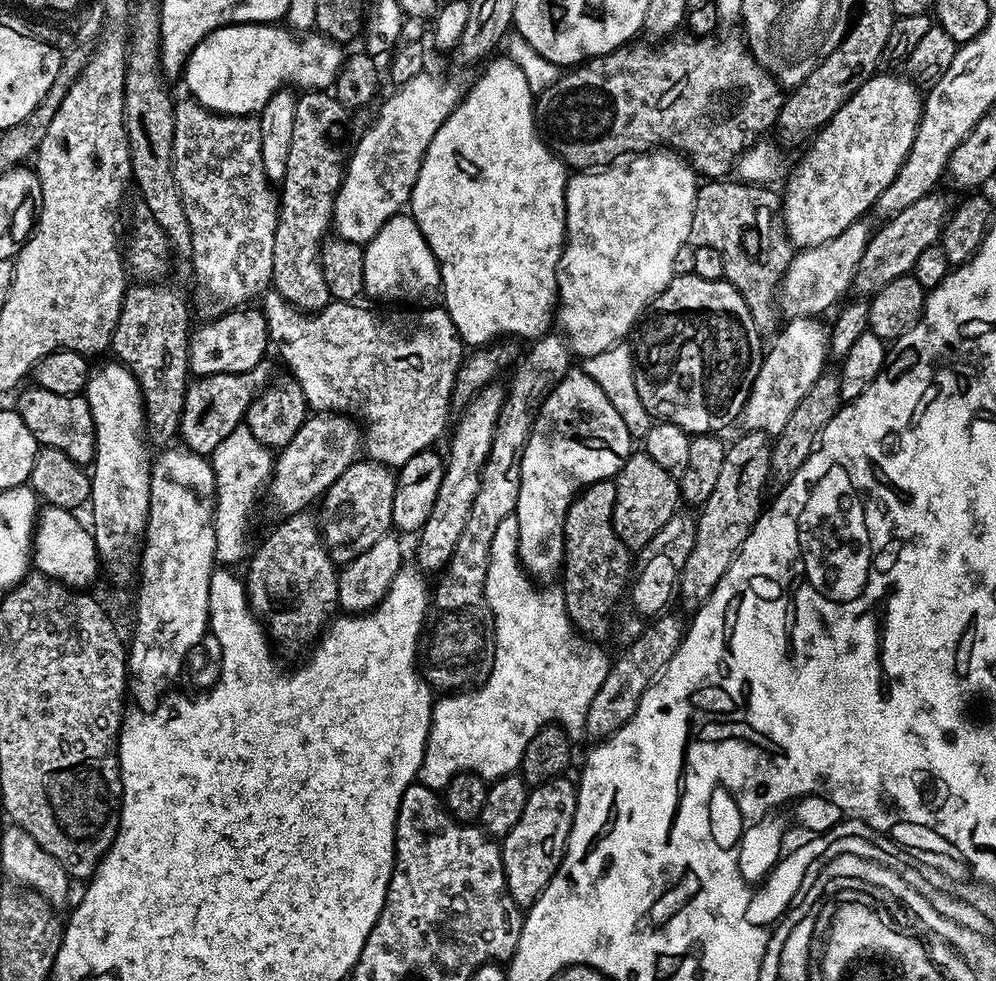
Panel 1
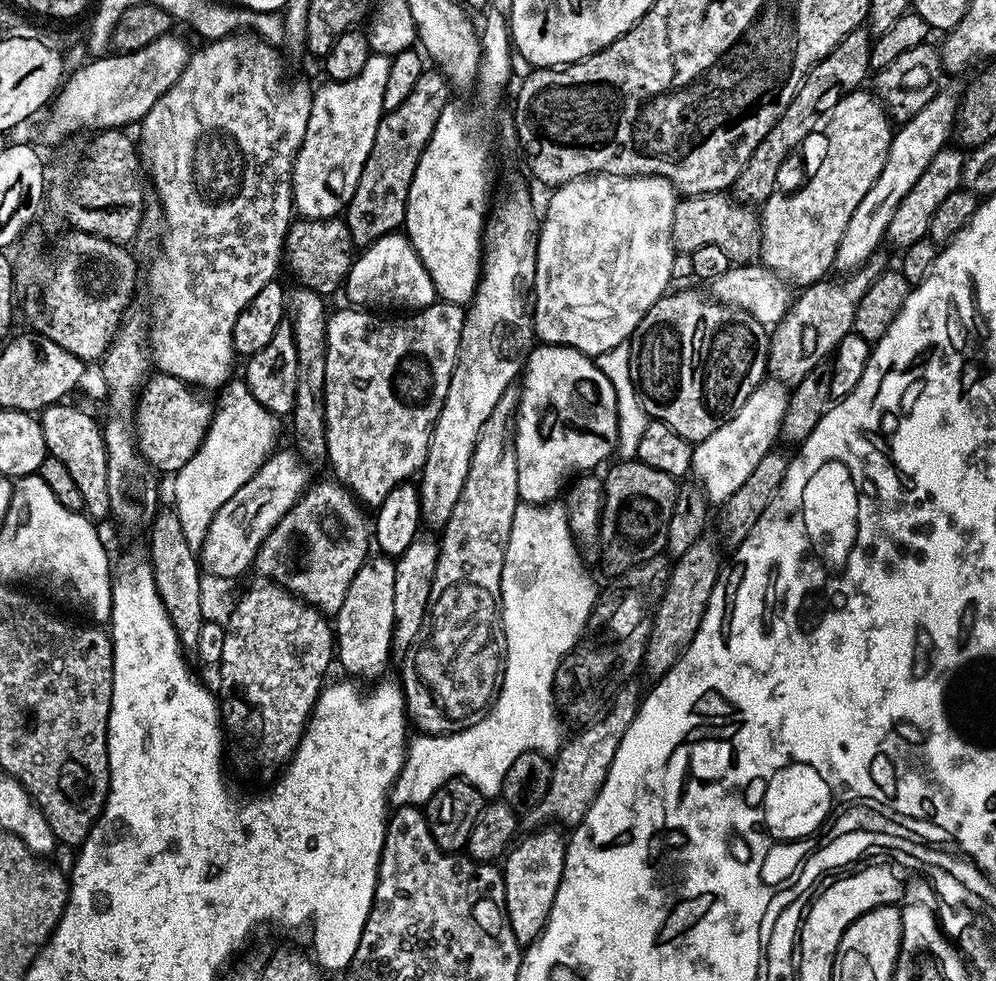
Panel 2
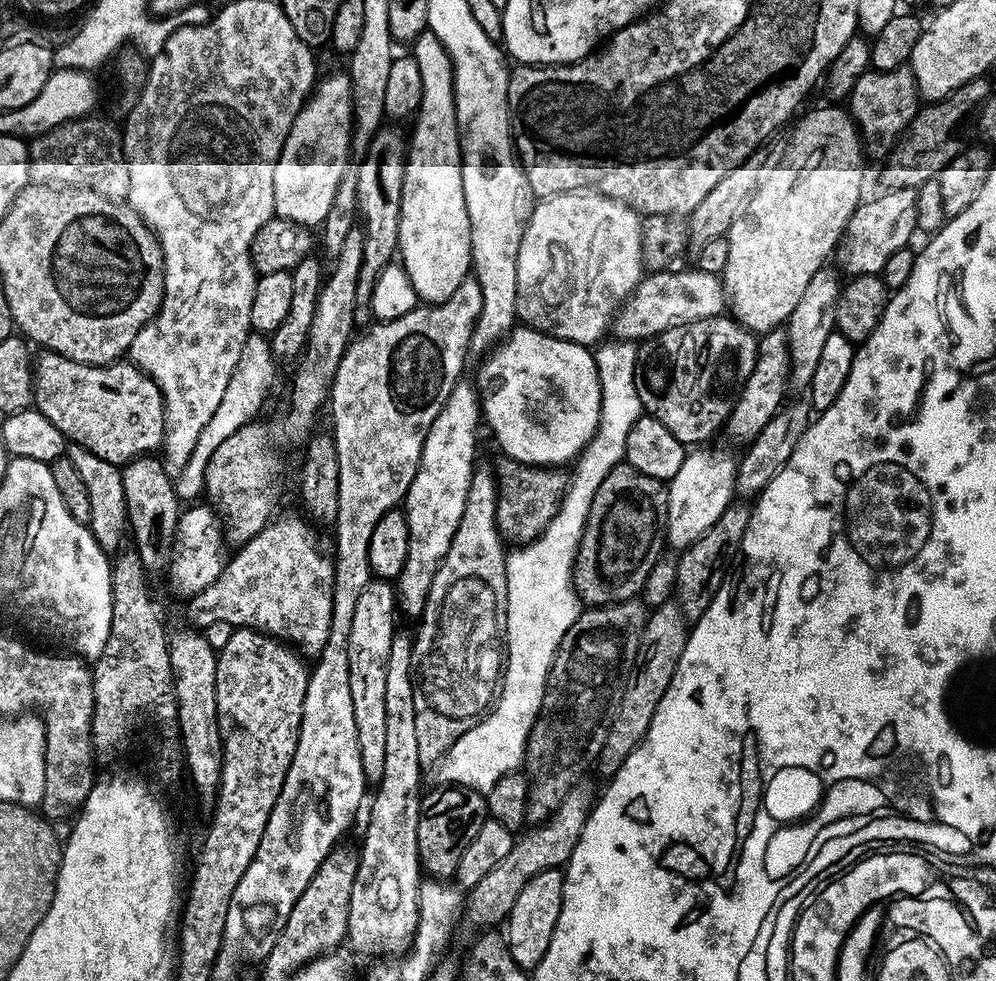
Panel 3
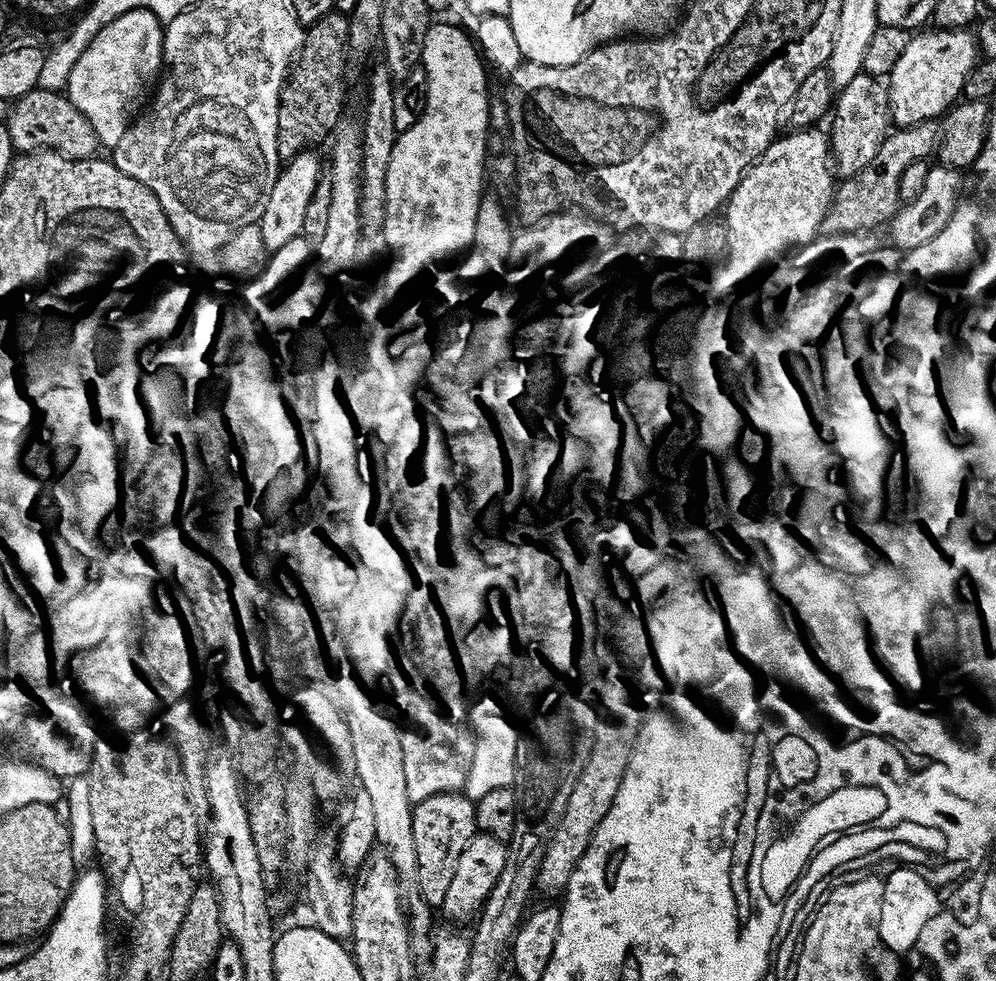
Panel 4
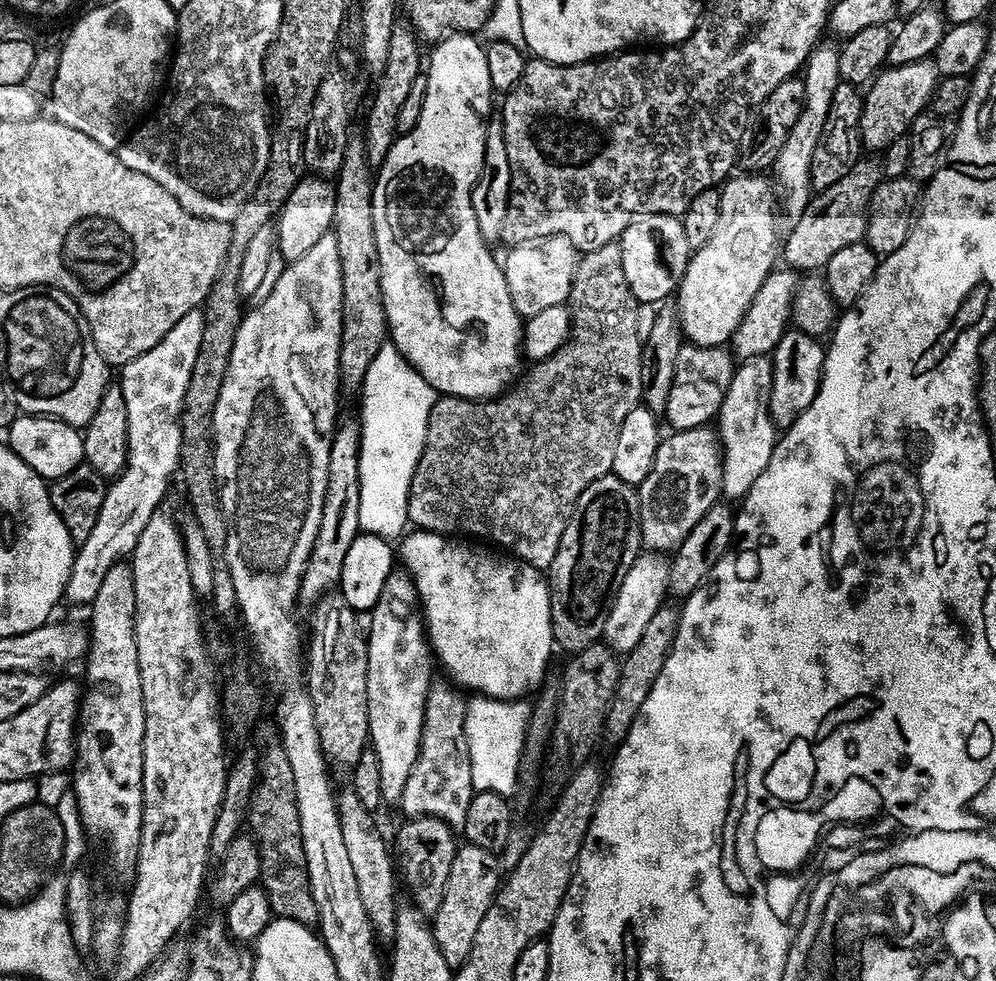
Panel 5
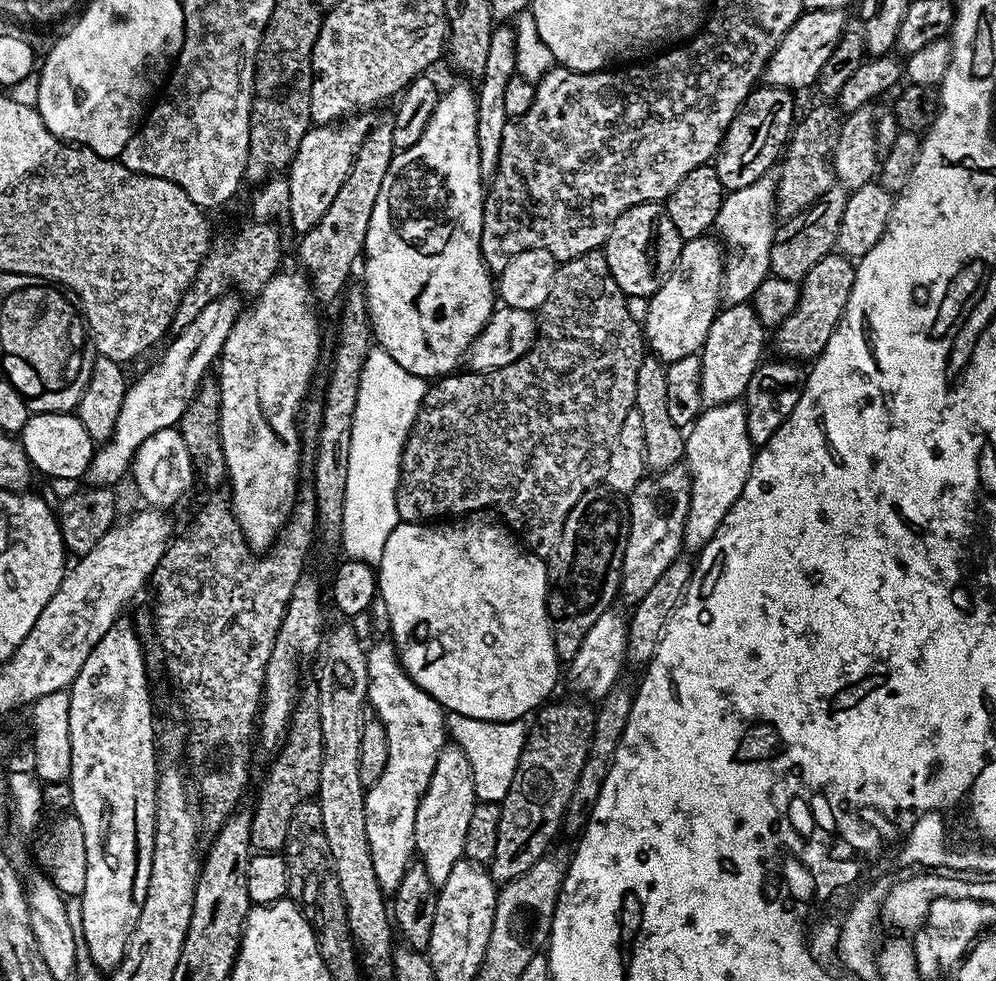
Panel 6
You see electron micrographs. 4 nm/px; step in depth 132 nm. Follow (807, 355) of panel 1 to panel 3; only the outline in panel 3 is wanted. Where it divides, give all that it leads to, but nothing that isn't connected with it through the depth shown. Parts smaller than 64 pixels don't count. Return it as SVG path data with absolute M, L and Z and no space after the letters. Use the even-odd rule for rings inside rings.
M700 446L689 451L684 457L682 467L672 480L667 481L668 524L664 528L666 544L669 549L689 548L695 540L702 538L736 496L737 457L723 452L720 448Z

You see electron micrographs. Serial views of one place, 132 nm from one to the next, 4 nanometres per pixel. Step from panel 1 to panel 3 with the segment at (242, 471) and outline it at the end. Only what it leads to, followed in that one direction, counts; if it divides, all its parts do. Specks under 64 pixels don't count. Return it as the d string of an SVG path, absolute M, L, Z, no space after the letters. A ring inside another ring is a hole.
M250 334L242 346L242 354L238 354L238 366L234 366L234 374L230 378L230 386L226 386L226 394L222 394L222 402L218 410L210 417L210 422L198 434L198 446L194 446L194 454L190 454L190 462L186 462L184 471L175 477L176 494L181 501L192 502L197 499L196 495L204 492L204 475L206 466L210 462L210 456L218 445L230 438L234 430L238 430L246 423L255 421L261 415L260 407L268 396L268 383L278 367L277 361L272 354L272 346L269 337L264 334Z

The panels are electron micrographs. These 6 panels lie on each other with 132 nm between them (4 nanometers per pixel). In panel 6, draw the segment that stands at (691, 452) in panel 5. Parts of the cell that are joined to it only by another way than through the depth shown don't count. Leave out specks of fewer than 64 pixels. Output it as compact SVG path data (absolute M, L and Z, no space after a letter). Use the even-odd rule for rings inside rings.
M677 466L675 468L668 468L664 472L657 472L655 474L645 475L643 480L638 482L638 486L634 486L632 492L627 493L626 499L628 501L628 537L626 538L626 550L622 554L622 570L620 571L620 591L619 595L624 596L629 600L629 605L635 606L639 600L646 598L646 593L655 585L656 579L662 575L666 570L666 566L670 566L670 562L674 562L681 555L684 548L684 523L688 517L690 510L690 486L692 479L688 477L688 469L684 466Z

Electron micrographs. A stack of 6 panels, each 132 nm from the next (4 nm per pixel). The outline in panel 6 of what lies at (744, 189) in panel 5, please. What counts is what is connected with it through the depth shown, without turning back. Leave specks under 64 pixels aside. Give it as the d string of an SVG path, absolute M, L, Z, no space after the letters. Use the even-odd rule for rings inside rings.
M702 235L696 240L684 241L674 270L653 296L648 297L649 310L642 323L642 335L647 351L665 362L697 355L704 347L706 334L710 334L716 313L722 307L722 248L715 239L708 239L707 235Z

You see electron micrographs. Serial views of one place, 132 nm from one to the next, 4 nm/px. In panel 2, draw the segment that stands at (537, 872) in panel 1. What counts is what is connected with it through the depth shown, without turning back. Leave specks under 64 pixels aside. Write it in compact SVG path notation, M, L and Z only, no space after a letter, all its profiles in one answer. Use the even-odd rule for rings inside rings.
M544 826L532 830L529 836L521 835L502 860L506 914L510 930L514 930L514 938L522 946L534 943L543 934L558 894L558 886L562 882L566 836L555 830L560 831L552 826Z

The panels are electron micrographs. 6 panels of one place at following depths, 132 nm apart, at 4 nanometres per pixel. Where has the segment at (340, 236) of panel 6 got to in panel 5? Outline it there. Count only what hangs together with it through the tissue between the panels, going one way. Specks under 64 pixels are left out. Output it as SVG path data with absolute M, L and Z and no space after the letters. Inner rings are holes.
M397 18L394 31L390 34L390 54L386 54L386 66L378 73L380 80L376 84L376 93L372 96L372 105L368 108L368 121L364 124L362 135L366 146L366 158L369 165L378 166L386 158L390 146L397 138L396 119L398 112L409 97L414 80L422 75L421 41L407 19Z

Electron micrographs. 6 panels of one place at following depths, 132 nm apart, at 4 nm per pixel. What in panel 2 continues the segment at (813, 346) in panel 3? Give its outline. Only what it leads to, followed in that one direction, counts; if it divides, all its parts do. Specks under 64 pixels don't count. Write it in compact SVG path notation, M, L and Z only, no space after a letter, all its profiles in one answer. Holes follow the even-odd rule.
M941 90L935 98L926 102L914 118L910 118L905 124L899 125L893 131L890 142L890 154L886 154L886 166L882 166L882 174L878 174L878 182L866 190L866 198L858 202L846 231L842 233L842 242L838 242L836 251L837 273L847 274L861 268L872 256L877 255L876 248L885 243L890 226L890 218L894 218L894 210L910 194L910 190L922 178L922 174L930 166L930 162L949 143L948 135L953 135L954 125L958 120L958 96L957 93Z

